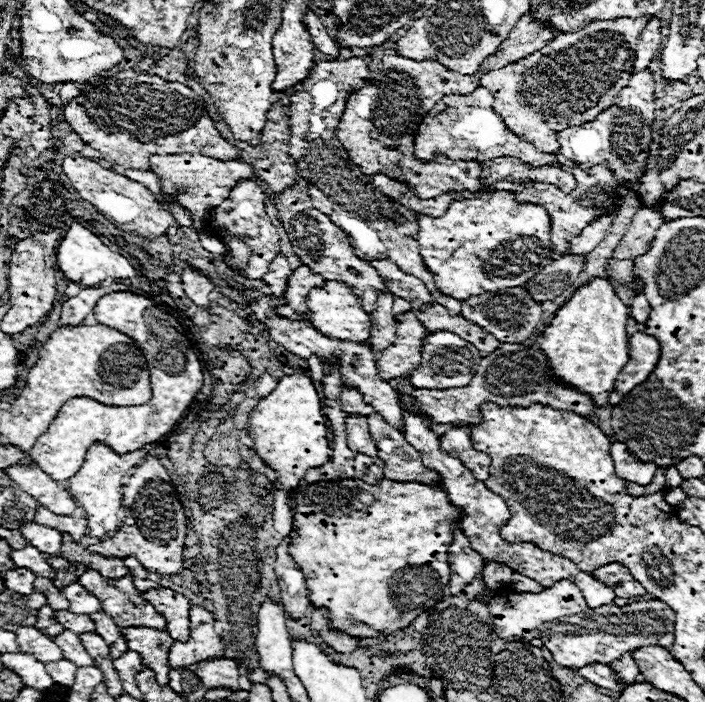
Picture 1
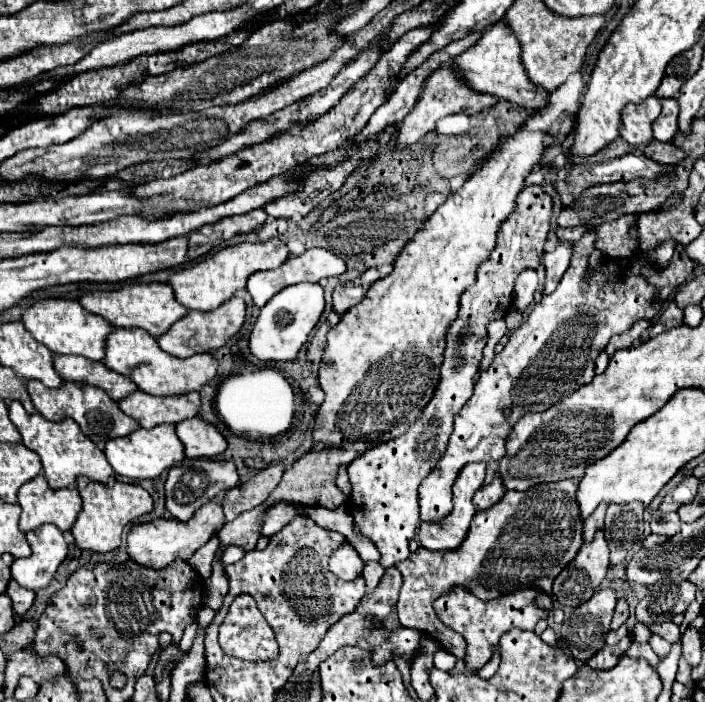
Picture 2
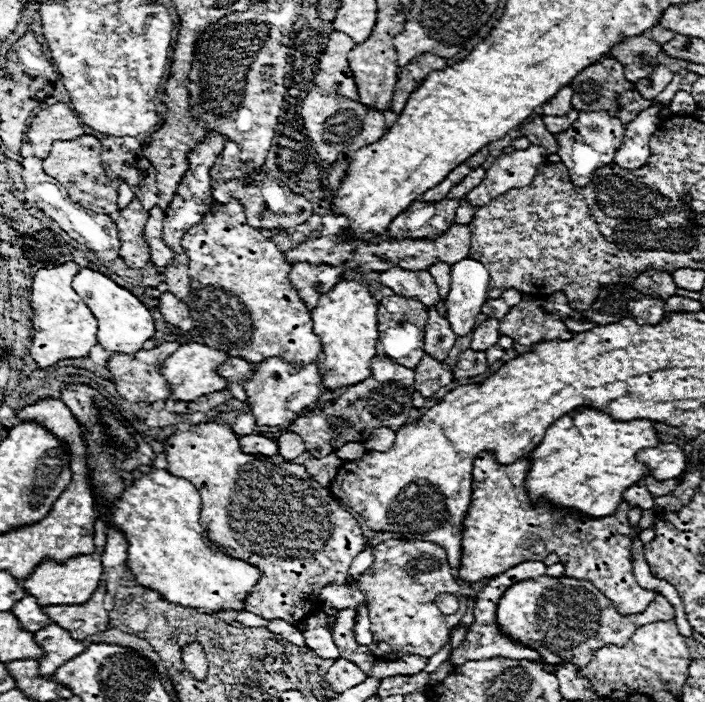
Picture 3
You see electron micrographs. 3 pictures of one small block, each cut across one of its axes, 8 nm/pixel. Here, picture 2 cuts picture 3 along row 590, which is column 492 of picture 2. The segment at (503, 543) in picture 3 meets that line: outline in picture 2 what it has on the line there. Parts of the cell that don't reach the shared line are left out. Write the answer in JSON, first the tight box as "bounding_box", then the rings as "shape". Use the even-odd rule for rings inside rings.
{"bounding_box":[434,588,548,672],"shape":[[[454,588],[450,594],[440,596],[434,602],[434,610],[446,626],[450,626],[452,630],[456,630],[458,634],[462,634],[466,638],[468,648],[466,648],[464,664],[472,672],[478,672],[492,658],[492,652],[498,646],[498,638],[504,632],[508,632],[508,628],[534,630],[538,620],[548,616],[546,610],[536,606],[538,592],[540,592],[540,588],[528,588],[528,590],[520,590],[514,594],[500,596],[496,600],[490,600],[490,602],[482,602],[472,592],[468,592],[466,588]]]}

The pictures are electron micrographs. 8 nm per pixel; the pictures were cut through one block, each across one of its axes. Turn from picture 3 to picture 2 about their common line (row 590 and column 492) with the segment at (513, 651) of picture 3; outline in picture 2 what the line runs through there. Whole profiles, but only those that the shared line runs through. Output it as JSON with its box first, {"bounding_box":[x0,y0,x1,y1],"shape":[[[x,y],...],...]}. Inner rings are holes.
{"bounding_box":[472,472,506,510],"shape":[[[496,472],[496,474],[494,474],[494,480],[492,480],[490,484],[482,486],[482,488],[476,492],[472,504],[474,504],[476,510],[490,508],[490,506],[494,506],[494,504],[500,500],[500,496],[504,496],[504,492],[506,492],[506,488],[504,488],[504,484],[502,484],[502,480],[500,480],[500,472]]]}

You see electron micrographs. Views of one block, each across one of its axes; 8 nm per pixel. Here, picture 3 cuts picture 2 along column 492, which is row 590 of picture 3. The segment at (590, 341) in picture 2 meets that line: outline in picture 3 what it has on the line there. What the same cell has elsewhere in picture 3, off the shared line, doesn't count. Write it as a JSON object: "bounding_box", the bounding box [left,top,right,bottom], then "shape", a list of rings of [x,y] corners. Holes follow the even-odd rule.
{"bounding_box":[360,540,466,660],"shape":[[[386,540],[374,546],[374,564],[362,574],[360,578],[360,590],[368,598],[368,608],[370,608],[370,622],[372,622],[372,632],[378,636],[378,658],[382,660],[398,660],[404,654],[418,654],[418,656],[434,656],[442,644],[448,640],[452,626],[460,622],[460,618],[466,614],[466,598],[460,594],[460,584],[452,576],[452,568],[446,560],[444,548],[432,544],[432,542],[422,542],[422,540]],[[438,594],[454,594],[460,602],[460,608],[456,614],[448,616],[442,614],[434,598]]]}

